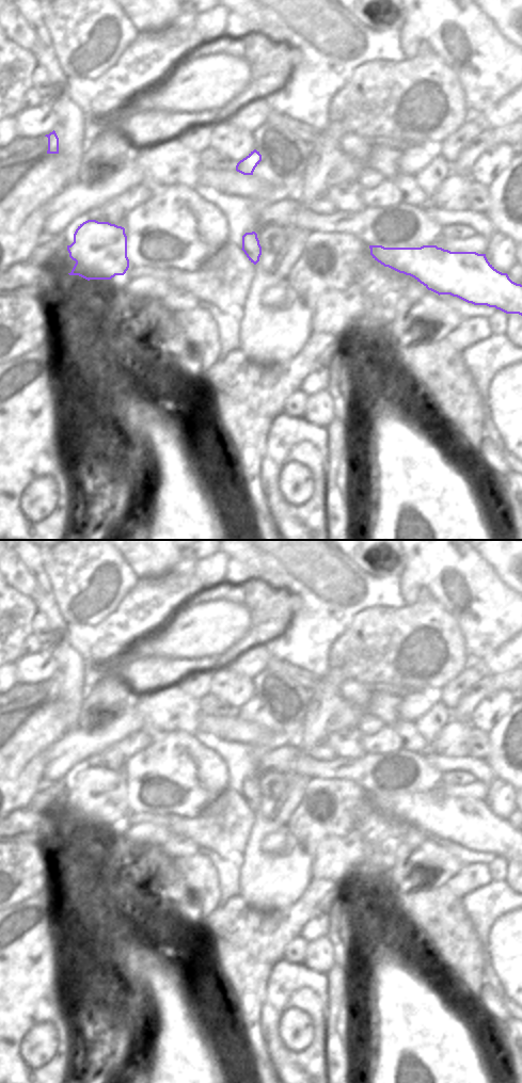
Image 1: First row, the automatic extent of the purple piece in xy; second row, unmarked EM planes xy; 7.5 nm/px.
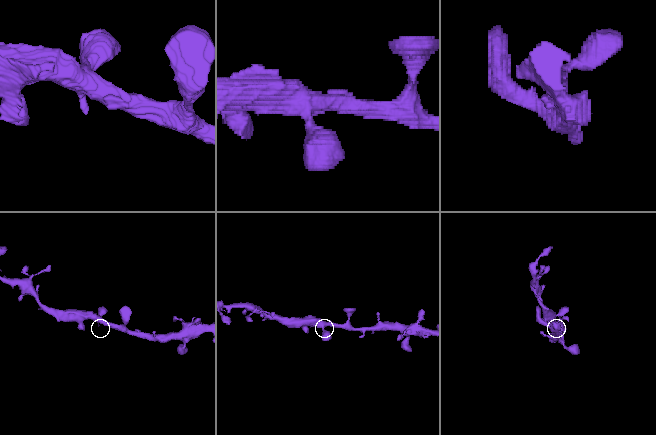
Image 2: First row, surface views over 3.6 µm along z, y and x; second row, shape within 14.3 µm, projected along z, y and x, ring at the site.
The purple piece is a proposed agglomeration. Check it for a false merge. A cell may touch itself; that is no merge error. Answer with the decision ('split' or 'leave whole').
leave whole

